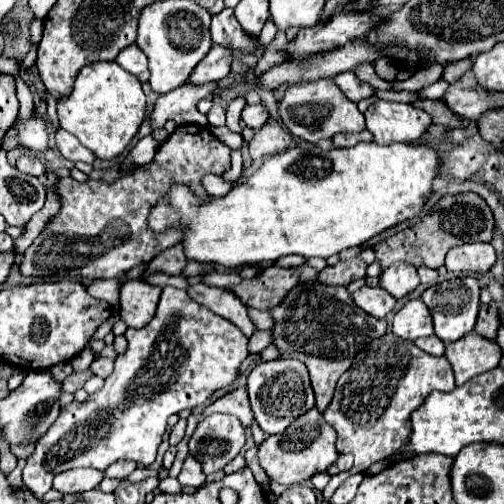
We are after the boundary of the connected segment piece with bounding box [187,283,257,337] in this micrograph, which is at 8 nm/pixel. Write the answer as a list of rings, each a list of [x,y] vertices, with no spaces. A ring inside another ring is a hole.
[[[189,285],[187,293],[191,295],[191,299],[195,299],[199,305],[211,309],[213,313],[229,319],[231,323],[235,323],[247,337],[251,337],[257,329],[251,323],[245,305],[239,301],[239,297],[235,297],[231,291],[221,289],[221,287],[211,287],[211,285]]]

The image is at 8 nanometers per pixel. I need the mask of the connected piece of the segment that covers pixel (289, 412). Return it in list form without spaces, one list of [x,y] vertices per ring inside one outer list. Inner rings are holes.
[[[275,359],[267,363],[257,363],[257,367],[247,377],[247,391],[255,421],[267,435],[283,433],[299,415],[307,413],[315,405],[309,373],[305,365],[297,359]]]

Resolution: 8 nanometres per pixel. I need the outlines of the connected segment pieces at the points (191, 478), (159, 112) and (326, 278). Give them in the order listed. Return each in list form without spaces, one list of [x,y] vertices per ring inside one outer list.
[[[187,457],[185,463],[183,463],[183,469],[179,473],[179,483],[185,487],[185,485],[193,485],[193,487],[201,487],[205,483],[205,473],[199,465],[199,461],[195,461],[195,457]]]
[[[217,83],[207,85],[181,85],[179,89],[173,89],[171,93],[159,95],[153,111],[149,113],[151,129],[161,129],[167,119],[173,119],[177,125],[195,123],[201,127],[207,127],[207,117],[197,111],[197,103],[201,99],[211,97],[211,93],[217,89]]]
[[[355,255],[349,259],[341,259],[331,267],[325,267],[319,273],[319,281],[325,285],[349,285],[351,281],[365,277],[365,269],[367,269],[367,263],[361,261],[359,255]]]

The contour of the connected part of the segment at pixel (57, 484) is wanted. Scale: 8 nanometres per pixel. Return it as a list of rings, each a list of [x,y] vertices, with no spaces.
[[[71,469],[65,473],[59,473],[53,479],[53,489],[61,493],[81,493],[95,489],[103,479],[101,471],[95,469]]]

